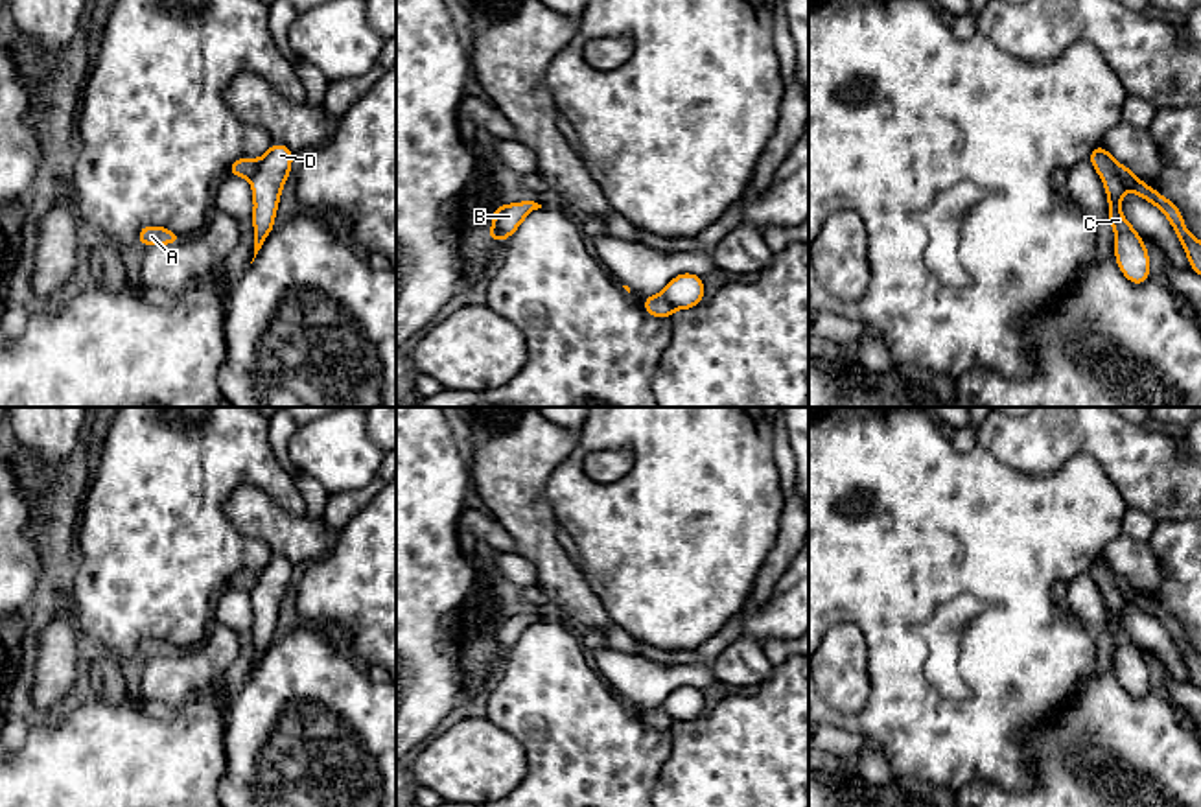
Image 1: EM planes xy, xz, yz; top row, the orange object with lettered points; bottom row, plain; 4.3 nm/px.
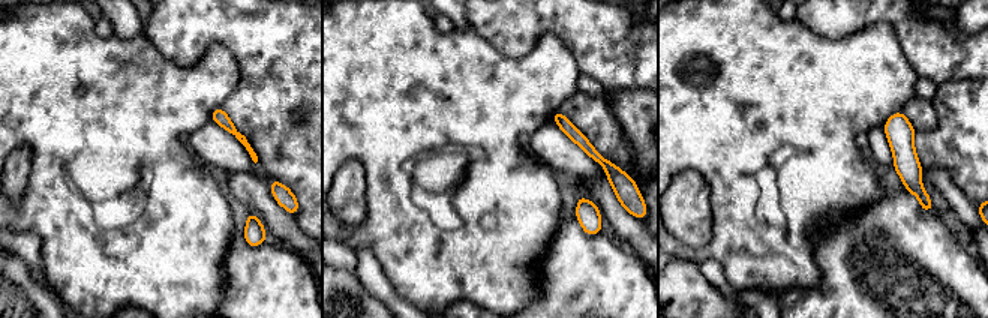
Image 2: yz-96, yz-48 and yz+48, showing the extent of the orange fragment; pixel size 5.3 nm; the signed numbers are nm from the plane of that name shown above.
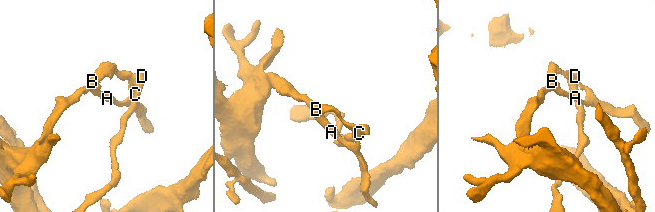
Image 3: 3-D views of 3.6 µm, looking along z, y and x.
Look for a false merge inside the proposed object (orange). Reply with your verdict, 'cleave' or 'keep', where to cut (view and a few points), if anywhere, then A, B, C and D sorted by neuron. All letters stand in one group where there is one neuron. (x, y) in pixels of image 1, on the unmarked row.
cleave; cut yz (1113, 572), (1113, 583), (1126, 601); groups A B / C D

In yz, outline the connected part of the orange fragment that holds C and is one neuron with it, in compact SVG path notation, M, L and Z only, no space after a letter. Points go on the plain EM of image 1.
M1100 556L1089 567L1089 573L1096 580L1107 602L1109 625L1105 632L1109 632L1114 641L1114 671L1118 680L1129 695L1140 698L1149 691L1149 667L1144 652L1120 625L1120 614L1124 612L1125 599L1114 584L1114 571Z

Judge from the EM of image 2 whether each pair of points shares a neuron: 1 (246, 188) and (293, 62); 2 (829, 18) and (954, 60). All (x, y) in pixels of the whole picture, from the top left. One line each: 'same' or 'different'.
1: different
2: same

